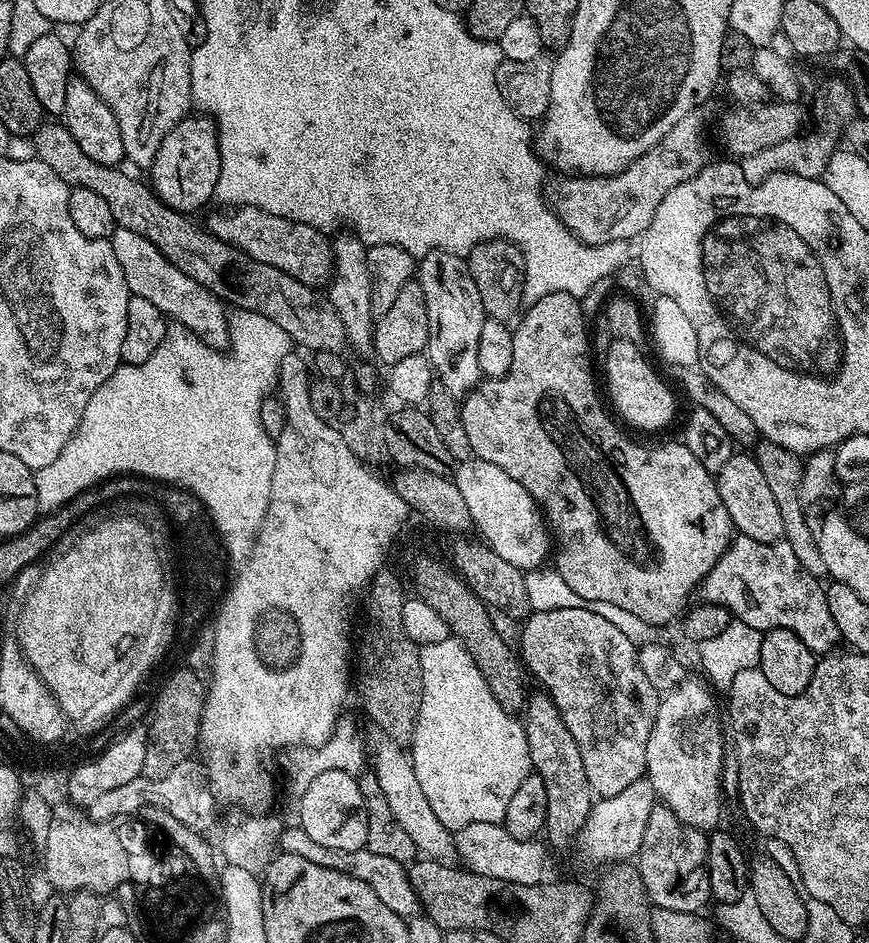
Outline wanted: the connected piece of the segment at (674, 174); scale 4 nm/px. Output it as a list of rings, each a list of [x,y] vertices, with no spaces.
[[[696,115],[681,118],[650,151],[634,158],[630,166],[613,176],[564,174],[553,184],[551,181],[546,188],[546,199],[552,211],[584,244],[595,246],[615,240],[632,242],[643,236],[662,198],[706,166],[709,157],[703,144],[704,120]]]

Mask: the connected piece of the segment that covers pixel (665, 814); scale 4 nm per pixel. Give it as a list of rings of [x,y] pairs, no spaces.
[[[663,802],[653,803],[650,810],[650,822],[646,822],[646,834],[642,834],[642,846],[638,853],[638,869],[647,898],[655,907],[675,912],[701,911],[704,903],[709,903],[712,891],[708,881],[708,836],[701,829],[690,826],[674,814]]]

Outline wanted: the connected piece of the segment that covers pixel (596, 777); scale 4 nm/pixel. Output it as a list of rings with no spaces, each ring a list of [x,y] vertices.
[[[592,606],[533,611],[521,623],[525,624],[520,628],[518,656],[527,675],[531,679],[533,676],[552,699],[562,722],[566,724],[566,730],[570,730],[570,738],[578,742],[578,754],[582,754],[582,766],[586,770],[588,784],[597,797],[603,798],[622,794],[630,782],[645,775],[646,742],[650,742],[650,730],[654,726],[661,697],[652,686],[644,692],[632,694],[624,692],[624,688],[618,688],[618,678],[624,680],[624,676],[634,678],[643,673],[637,656],[638,648],[636,644],[632,645],[631,638],[614,621],[607,620],[600,612],[603,611]]]

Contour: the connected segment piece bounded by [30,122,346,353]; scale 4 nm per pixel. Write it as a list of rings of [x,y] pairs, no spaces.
[[[41,123],[40,127],[30,137],[30,148],[31,151],[32,148],[36,151],[33,152],[35,159],[40,160],[46,166],[50,166],[50,170],[54,170],[54,174],[58,174],[58,178],[62,178],[64,184],[72,188],[94,190],[94,194],[106,198],[106,202],[110,205],[110,214],[114,214],[117,225],[126,230],[134,230],[134,234],[142,234],[142,238],[146,238],[146,242],[154,242],[154,246],[158,246],[161,254],[174,266],[178,266],[178,270],[182,270],[182,274],[186,274],[186,278],[194,278],[194,282],[198,282],[203,288],[208,288],[221,298],[240,296],[244,292],[239,307],[244,310],[261,312],[266,318],[270,318],[270,322],[278,322],[288,331],[289,341],[293,345],[301,344],[301,346],[296,345],[301,349],[312,348],[313,353],[338,352],[338,346],[346,346],[343,322],[336,317],[332,303],[326,298],[322,299],[321,293],[317,289],[310,287],[309,284],[298,282],[293,276],[278,270],[274,266],[261,264],[260,261],[250,258],[239,248],[222,242],[212,235],[207,227],[200,225],[199,228],[192,221],[191,215],[175,212],[173,208],[166,206],[156,197],[155,192],[145,181],[143,184],[142,181],[127,176],[123,172],[125,170],[123,167],[102,166],[98,162],[94,162],[94,158],[86,158],[86,153],[79,148],[78,142],[74,142],[70,130],[64,127],[63,123]]]

